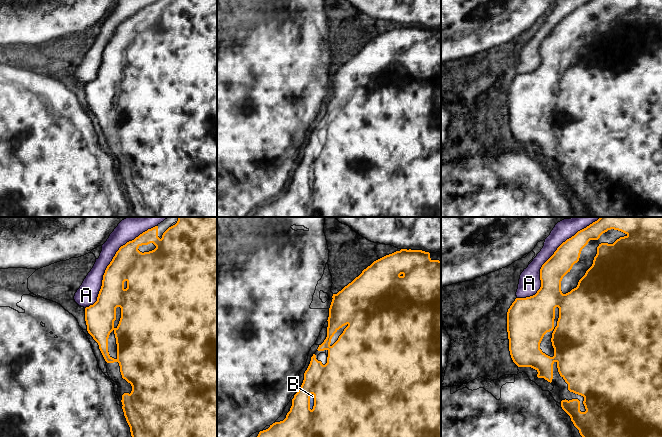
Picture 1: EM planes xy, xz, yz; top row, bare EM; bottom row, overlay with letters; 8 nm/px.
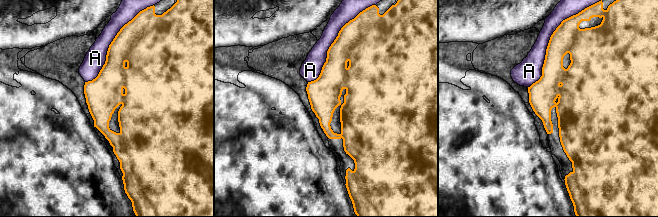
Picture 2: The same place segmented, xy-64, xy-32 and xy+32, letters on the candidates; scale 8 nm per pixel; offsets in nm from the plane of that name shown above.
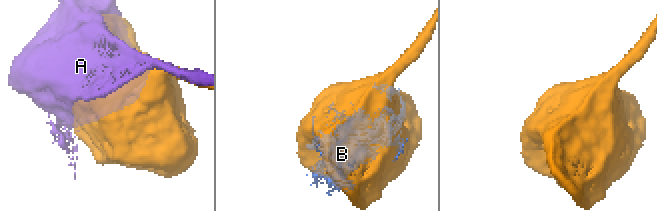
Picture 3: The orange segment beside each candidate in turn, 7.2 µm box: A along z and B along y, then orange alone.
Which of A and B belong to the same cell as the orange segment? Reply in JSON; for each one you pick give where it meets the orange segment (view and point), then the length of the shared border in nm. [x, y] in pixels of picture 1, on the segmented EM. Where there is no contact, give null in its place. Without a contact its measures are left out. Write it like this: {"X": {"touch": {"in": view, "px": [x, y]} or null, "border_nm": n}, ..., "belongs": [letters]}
{"belongs": []}

